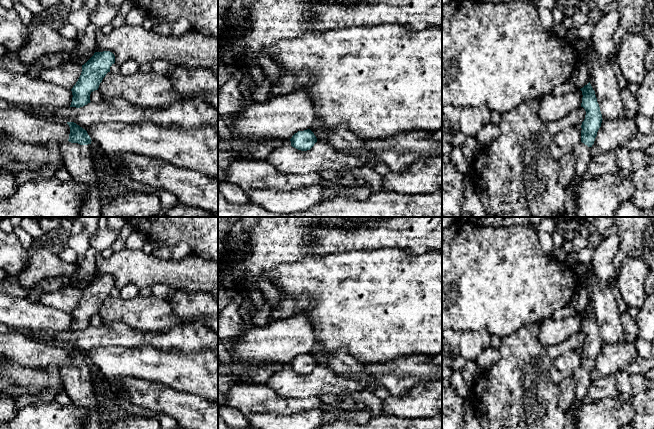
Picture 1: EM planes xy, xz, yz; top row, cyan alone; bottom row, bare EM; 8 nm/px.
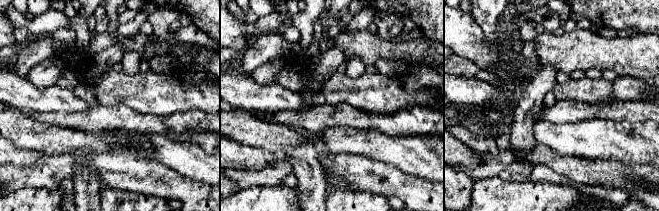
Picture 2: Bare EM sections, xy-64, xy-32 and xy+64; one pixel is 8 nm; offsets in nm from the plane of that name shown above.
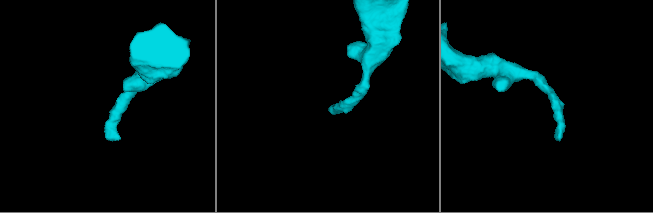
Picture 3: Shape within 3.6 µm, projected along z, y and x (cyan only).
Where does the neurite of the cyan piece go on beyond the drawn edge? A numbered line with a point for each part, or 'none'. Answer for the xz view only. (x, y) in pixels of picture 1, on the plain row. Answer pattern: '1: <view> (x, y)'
none

